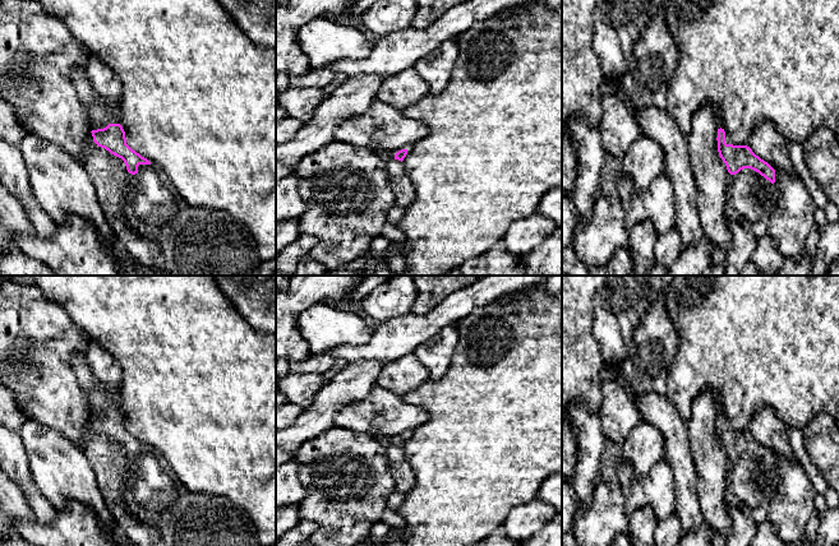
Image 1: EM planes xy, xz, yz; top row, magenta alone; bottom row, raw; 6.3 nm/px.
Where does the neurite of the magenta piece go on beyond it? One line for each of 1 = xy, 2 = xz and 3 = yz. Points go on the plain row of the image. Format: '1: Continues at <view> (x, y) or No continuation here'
1: Continues at xy (101, 401)
2: Continues at xz (383, 440)
3: No continuation here

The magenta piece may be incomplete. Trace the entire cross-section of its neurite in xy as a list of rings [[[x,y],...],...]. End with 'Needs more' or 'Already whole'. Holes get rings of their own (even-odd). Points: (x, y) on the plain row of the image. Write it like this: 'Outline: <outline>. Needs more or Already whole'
Outline: [[[80,353],[73,355],[72,366],[80,388],[89,401],[93,427],[111,440],[121,444],[128,458],[132,461],[138,459],[139,450],[151,450],[147,444],[126,430],[125,417],[121,412],[120,387],[110,394],[105,385],[96,380],[89,370],[86,356]]]. Needs more

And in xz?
Outline: [[[407,430],[396,436],[381,435],[381,436],[377,436],[375,439],[383,448],[388,448],[389,445],[393,445],[393,444],[402,448],[404,444],[411,438],[412,438],[412,430]]]. Needs more

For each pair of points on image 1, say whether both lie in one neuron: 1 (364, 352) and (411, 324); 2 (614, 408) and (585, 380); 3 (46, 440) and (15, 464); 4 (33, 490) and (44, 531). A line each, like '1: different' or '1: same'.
1: same
2: different
3: different
4: different

